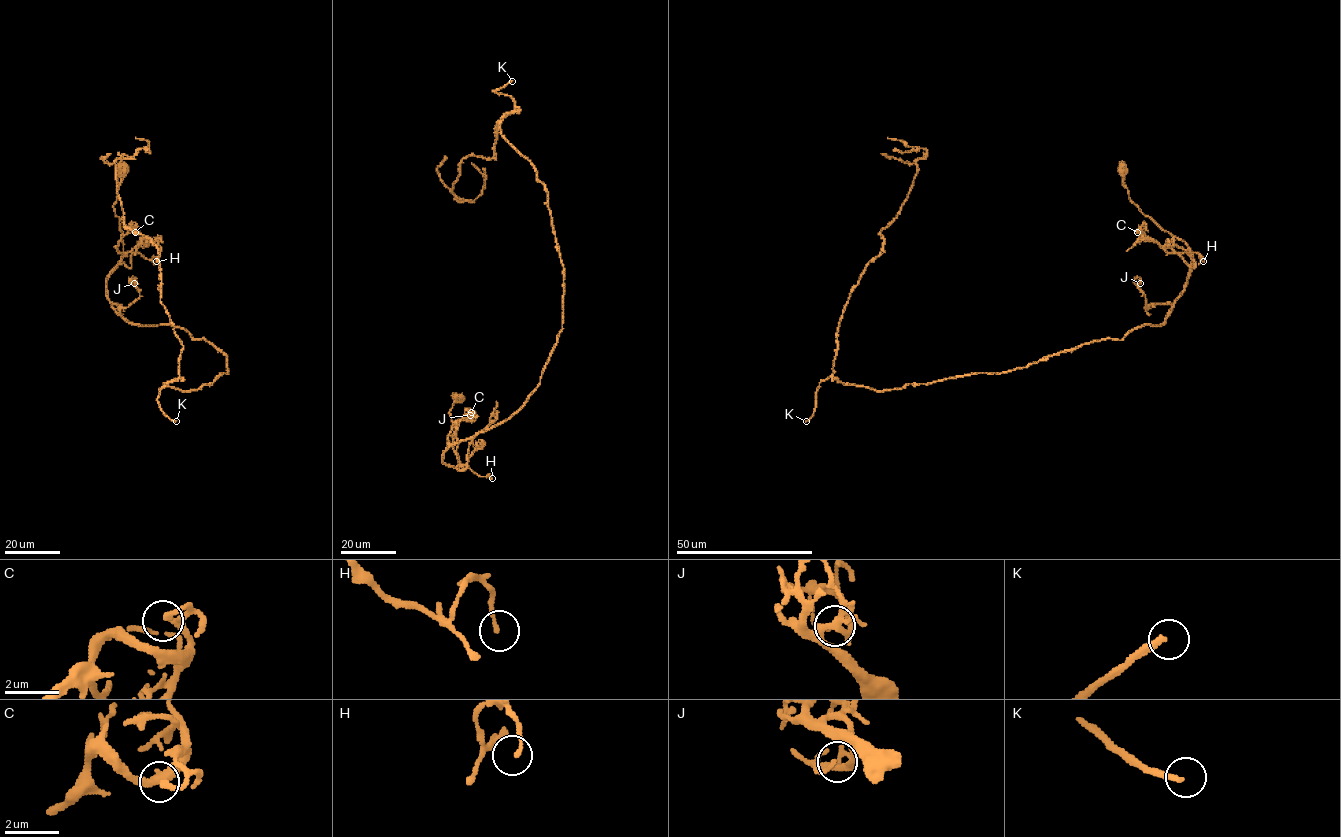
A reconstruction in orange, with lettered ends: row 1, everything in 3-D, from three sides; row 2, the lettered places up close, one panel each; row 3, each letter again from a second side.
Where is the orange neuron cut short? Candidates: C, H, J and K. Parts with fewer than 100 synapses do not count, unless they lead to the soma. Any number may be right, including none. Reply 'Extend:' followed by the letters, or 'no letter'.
Extend: K

